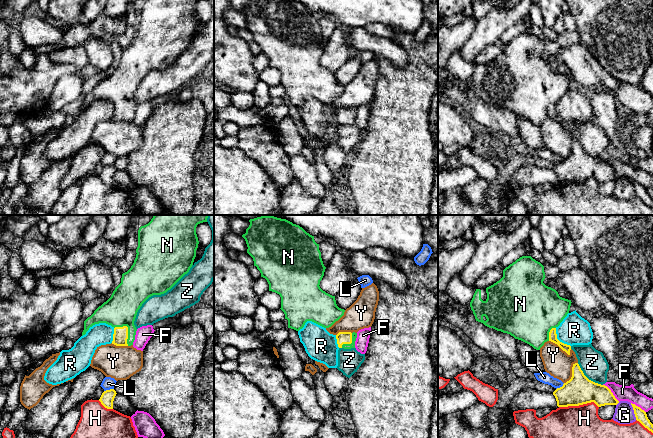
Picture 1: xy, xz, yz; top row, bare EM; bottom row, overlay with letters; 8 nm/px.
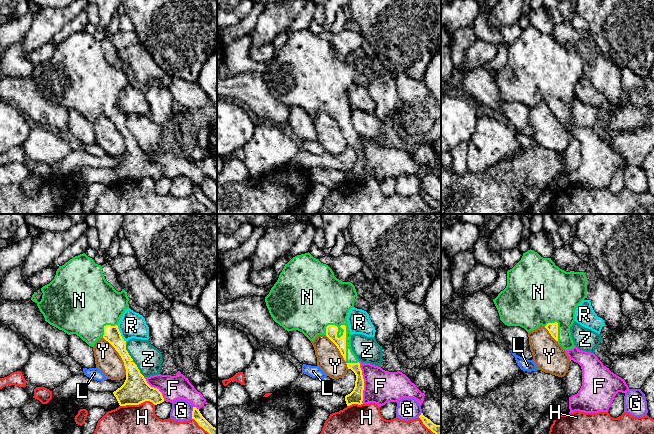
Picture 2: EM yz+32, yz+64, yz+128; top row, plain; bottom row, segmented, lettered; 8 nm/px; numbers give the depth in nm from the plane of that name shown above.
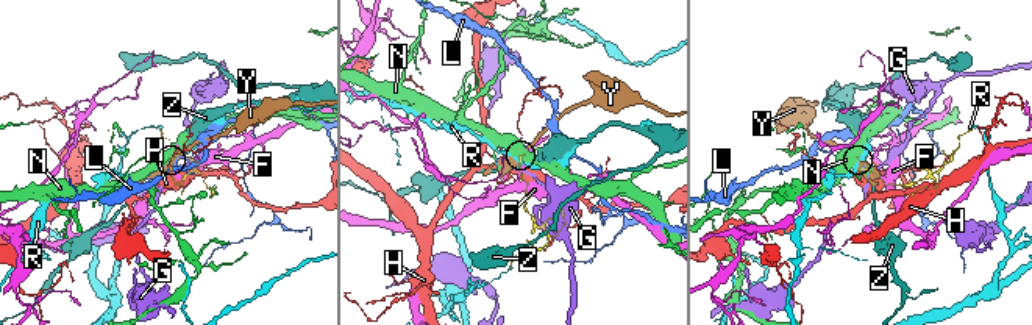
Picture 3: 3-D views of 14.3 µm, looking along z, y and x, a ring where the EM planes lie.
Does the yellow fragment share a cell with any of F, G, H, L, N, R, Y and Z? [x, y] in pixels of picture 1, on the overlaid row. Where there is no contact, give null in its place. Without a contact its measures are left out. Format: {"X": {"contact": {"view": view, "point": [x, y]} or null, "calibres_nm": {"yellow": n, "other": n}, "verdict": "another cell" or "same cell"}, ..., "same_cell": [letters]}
{"F": {"contact": {"view": "yz", "point": [611, 392]}, "calibres_nm": {"yellow": 220, "other": 130}, "verdict": "another cell"}, "G": {"contact": {"view": "yz", "point": [634, 411]}, "calibres_nm": {"yellow": 90, "other": 160}, "verdict": "another cell"}, "H": {"contact": {"view": "yz", "point": [578, 405]}, "calibres_nm": {"yellow": 240, "other": 260}, "verdict": "another cell"}, "L": {"contact": {"view": "xy", "point": [108, 390]}, "calibres_nm": {"yellow": 110, "other": 100}, "verdict": "another cell"}, "N": {"contact": {"view": "xy", "point": [127, 330]}, "calibres_nm": {"yellow": 120, "other": 260}, "verdict": "same cell"}, "R": {"contact": {"view": "yz", "point": [558, 340]}, "calibres_nm": {"yellow": 60, "other": 240}, "verdict": "another cell"}, "Y": {"contact": {"view": "yz", "point": [560, 347]}, "calibres_nm": {"yellow": 60, "other": 220}, "verdict": "another cell"}, "Z": {"contact": {"view": "yz", "point": [587, 378]}, "calibres_nm": {"yellow": 240, "other": 220}, "verdict": "another cell"}, "same_cell": ["N"]}

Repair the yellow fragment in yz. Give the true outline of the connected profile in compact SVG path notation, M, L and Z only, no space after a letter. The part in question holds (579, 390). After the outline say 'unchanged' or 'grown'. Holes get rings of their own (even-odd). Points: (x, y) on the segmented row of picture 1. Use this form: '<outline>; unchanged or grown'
M578 363L573 364L571 379L557 388L553 395L558 407L579 406L591 402L598 407L619 403L607 386L589 380Z; unchanged

